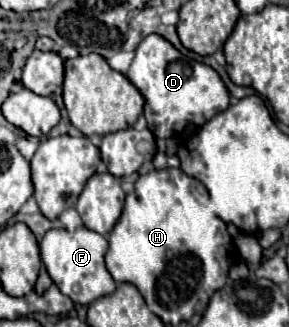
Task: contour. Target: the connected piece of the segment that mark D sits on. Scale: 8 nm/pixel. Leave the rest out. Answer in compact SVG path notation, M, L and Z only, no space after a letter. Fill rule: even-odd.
M150 34L138 44L126 76L146 98L144 116L156 138L172 138L188 124L202 126L230 104L230 94L218 72L208 64L186 58L160 34Z

